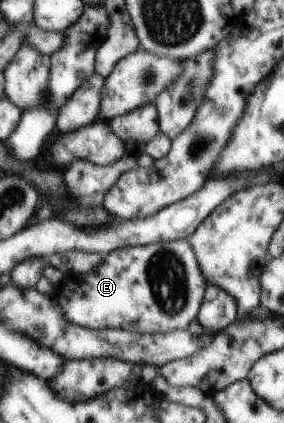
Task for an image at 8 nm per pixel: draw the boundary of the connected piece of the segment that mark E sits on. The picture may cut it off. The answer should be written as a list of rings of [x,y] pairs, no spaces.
[[[178,239],[174,242],[114,250],[106,258],[103,257],[94,270],[86,274],[65,274],[60,286],[55,288],[55,296],[63,308],[64,318],[82,328],[122,329],[140,334],[158,334],[188,329],[192,320],[199,316],[206,287],[206,276],[191,243],[187,239]]]

